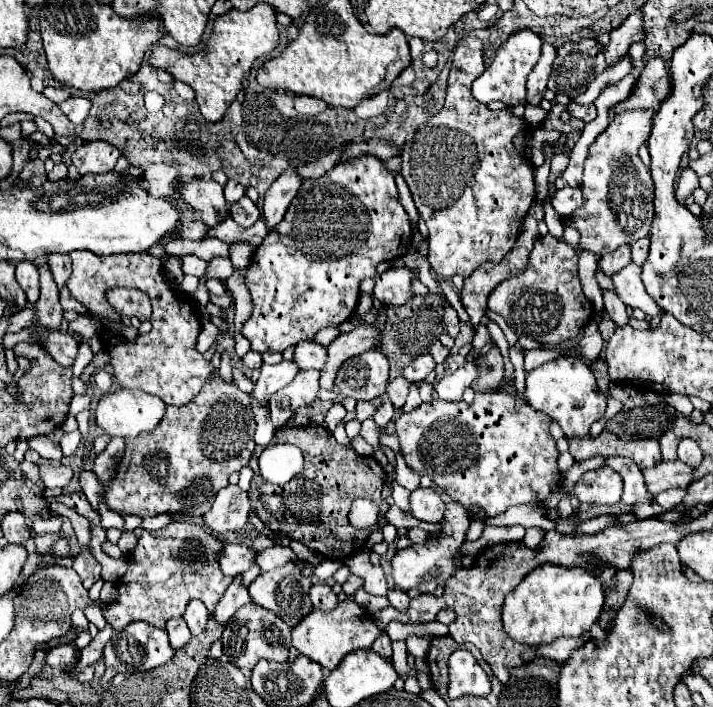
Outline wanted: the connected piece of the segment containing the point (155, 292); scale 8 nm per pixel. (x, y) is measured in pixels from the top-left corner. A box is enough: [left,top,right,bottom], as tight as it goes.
[68,250,212,406]

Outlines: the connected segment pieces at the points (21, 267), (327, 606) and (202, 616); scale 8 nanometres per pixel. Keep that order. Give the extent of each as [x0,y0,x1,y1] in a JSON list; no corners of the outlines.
[[16,262,38,302],[308,582,338,612],[184,600,210,636]]

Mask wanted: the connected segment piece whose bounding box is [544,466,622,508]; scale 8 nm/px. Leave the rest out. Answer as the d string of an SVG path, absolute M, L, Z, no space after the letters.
M604 466L604 468L598 468L598 470L586 472L572 490L558 488L554 494L550 494L550 500L546 500L544 504L548 508L556 508L558 500L566 494L570 494L570 496L574 494L574 496L578 496L580 502L586 502L586 504L592 504L592 506L616 504L622 496L622 478L612 468Z

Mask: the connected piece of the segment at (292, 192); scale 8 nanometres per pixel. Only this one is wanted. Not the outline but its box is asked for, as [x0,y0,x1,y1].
[262,168,302,230]

